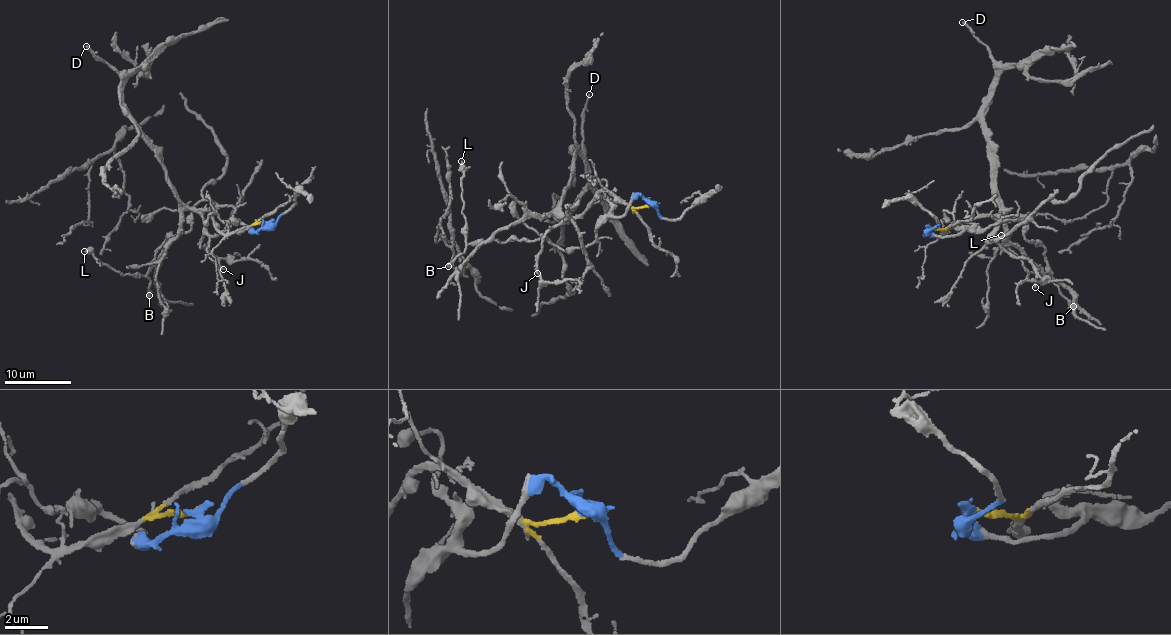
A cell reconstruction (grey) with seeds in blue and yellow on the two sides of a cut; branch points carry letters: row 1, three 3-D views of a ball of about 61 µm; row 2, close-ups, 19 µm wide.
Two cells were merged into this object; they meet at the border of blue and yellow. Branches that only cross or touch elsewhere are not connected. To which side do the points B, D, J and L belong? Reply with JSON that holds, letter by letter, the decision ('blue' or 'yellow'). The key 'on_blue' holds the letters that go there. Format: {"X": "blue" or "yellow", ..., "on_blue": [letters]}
{"B": "blue", "D": "yellow", "J": "yellow", "L": "blue", "on_blue": ["B", "L"]}

